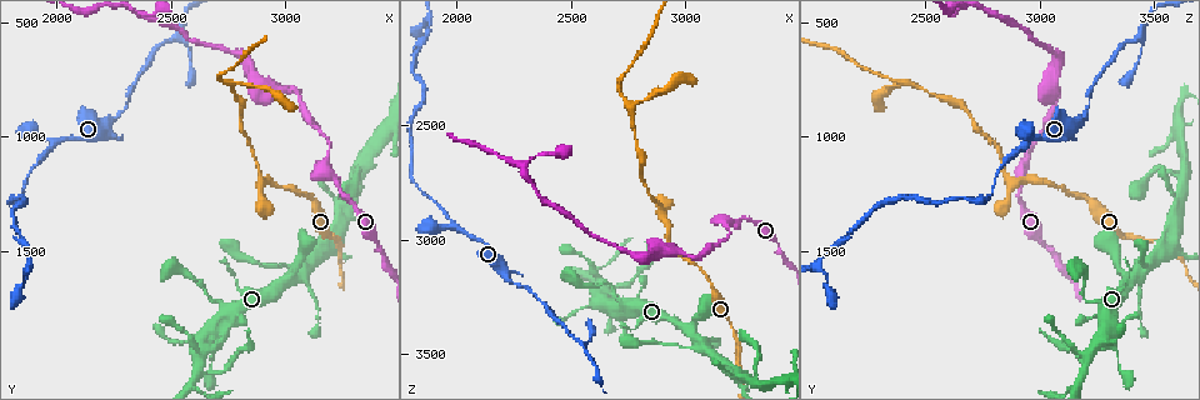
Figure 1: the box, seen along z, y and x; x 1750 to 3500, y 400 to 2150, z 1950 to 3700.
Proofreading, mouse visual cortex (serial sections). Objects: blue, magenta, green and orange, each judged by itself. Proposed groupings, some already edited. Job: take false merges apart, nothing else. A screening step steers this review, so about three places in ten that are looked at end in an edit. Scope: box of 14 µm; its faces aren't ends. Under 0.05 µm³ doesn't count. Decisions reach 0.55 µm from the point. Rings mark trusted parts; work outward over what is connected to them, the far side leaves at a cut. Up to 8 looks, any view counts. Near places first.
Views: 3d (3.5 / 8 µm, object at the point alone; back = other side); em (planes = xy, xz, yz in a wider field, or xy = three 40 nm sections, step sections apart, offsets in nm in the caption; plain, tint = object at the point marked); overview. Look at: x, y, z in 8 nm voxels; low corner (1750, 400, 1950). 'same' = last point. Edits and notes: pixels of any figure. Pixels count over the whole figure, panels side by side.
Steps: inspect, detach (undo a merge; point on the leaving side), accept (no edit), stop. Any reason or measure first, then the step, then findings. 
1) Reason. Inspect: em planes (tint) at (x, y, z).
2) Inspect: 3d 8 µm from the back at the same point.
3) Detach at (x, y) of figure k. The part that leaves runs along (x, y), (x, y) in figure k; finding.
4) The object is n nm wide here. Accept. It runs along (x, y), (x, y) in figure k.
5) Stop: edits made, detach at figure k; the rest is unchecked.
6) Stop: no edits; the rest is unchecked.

Three-way junction. Inspect: 3d 3.5 µm at (3260, 1360, 3600).

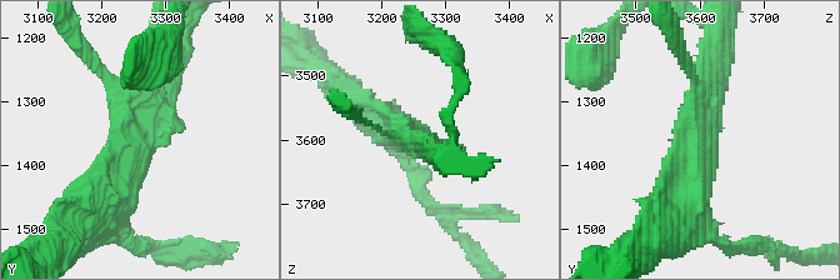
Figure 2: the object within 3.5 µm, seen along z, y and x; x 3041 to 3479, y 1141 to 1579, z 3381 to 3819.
3 arms meet here; the arms are 200, 300, 400 nm wide. Inspect: em xy step 1 (tint) at (3250, 1365, 3605).

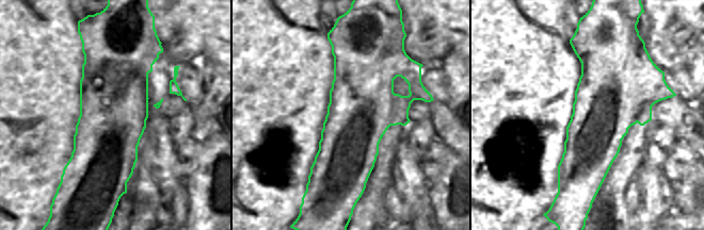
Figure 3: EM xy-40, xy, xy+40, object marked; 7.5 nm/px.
Inspect: em xy step 3 (tint) at the same point.

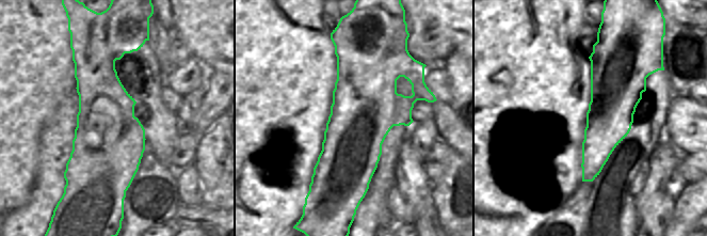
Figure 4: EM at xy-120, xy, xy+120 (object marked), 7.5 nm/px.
Accept. Continuous, no second cell.

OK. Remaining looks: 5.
Sharp bend. Inspect: 3d 8 µm at (3040, 810, 3080).

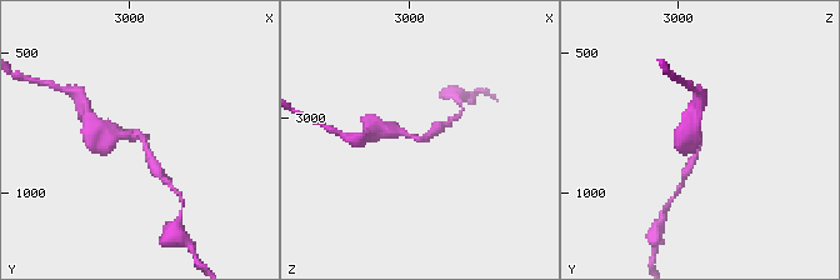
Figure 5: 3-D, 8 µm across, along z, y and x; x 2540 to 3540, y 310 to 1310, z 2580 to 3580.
The arms are 200, 300 nm wide; need the tissue. Inspect: em xy step 5 (tint) at (3040, 810, 3060).

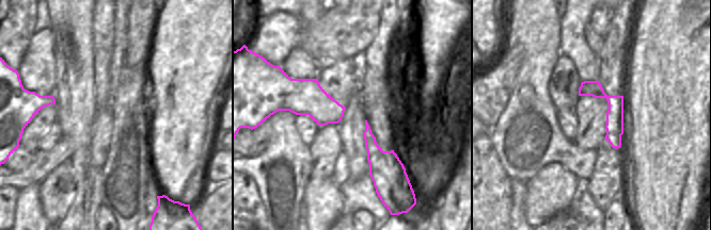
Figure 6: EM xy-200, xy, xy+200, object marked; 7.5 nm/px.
Accept. It runs along (584, 84), (615, 105), (617, 145) in figure 6; continuous, no second cell.

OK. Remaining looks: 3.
Sudden change in width. Inspect: 3d 8 µm at (2250, 930, 3200).

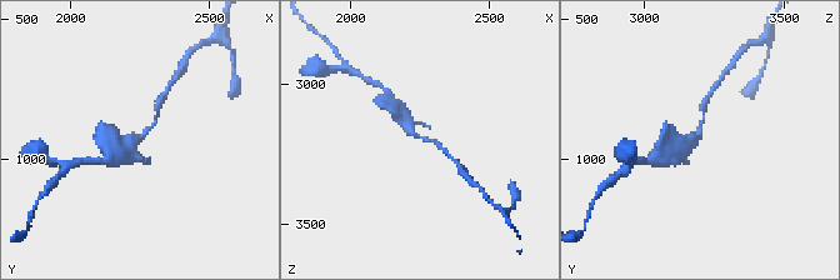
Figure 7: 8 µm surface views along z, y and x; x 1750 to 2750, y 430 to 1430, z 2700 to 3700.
Inspect: 3d 3.5 µm at (2250, 930, 3200).

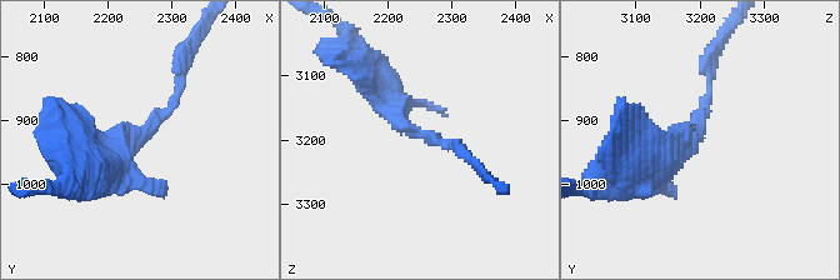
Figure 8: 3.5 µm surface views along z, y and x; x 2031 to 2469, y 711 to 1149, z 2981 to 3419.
The arms are 100, 450 nm wide. Inspect: em xy step 2 (tint) at (2245, 925, 3195).

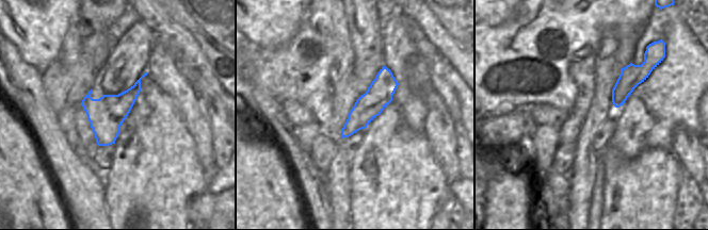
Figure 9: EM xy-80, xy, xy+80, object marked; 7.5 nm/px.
Accept. It runs along (387, 71), (377, 97), (343, 134) in figure 9; continuous, no second cell.

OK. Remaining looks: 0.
Stop: no edits; the rest is unchecked.

